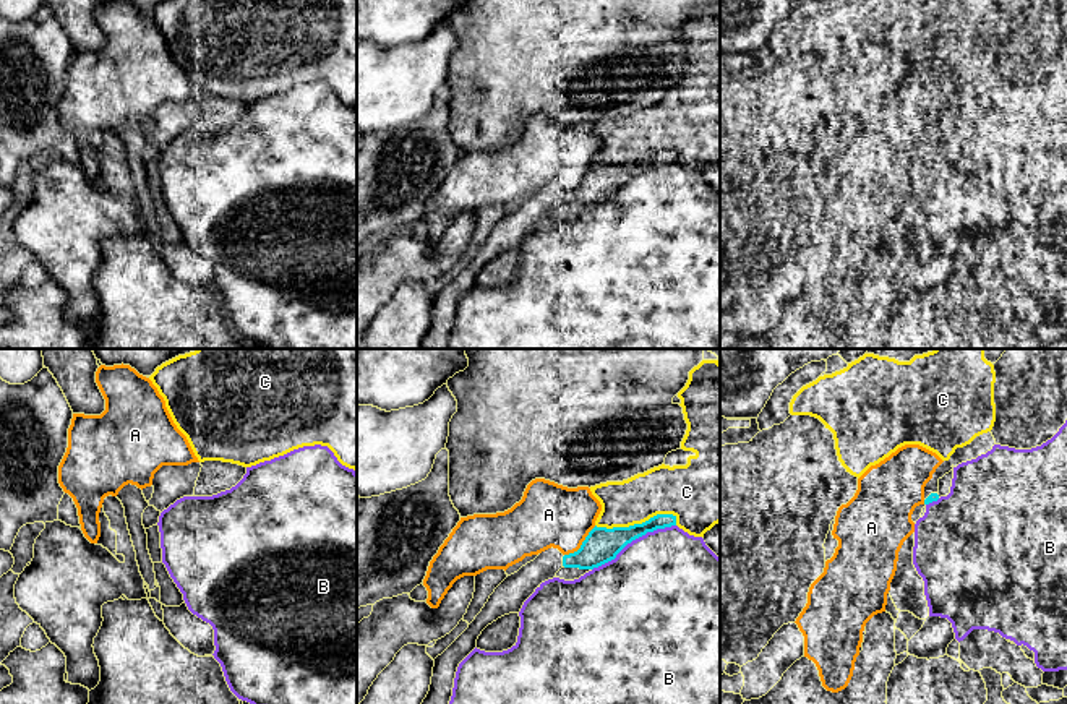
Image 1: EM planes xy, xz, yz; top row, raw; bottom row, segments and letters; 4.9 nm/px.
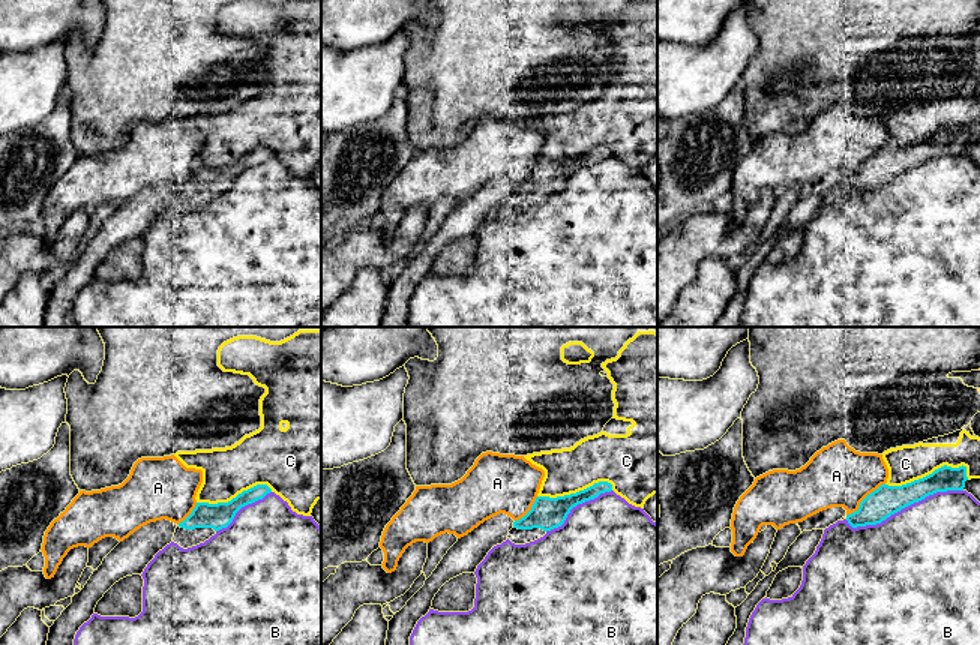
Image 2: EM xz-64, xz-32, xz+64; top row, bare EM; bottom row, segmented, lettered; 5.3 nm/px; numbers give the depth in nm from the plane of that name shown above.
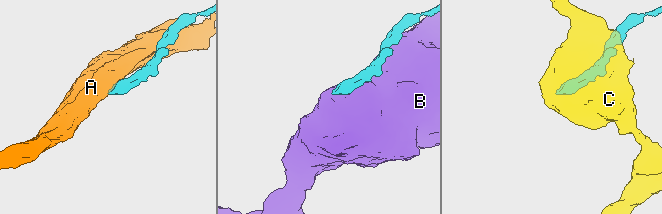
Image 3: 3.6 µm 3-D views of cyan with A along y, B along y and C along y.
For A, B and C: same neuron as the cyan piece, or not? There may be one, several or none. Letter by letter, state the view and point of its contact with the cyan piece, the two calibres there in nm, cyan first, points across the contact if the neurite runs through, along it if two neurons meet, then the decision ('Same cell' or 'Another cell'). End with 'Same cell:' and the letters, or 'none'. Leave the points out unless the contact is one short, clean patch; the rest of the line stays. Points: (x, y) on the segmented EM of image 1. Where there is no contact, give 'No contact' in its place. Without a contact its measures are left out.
A: Touches cyan at xz (582, 544). Thickness 170 nm (cyan) against 320 nm. Another cell
B: Touches cyan at xz (633, 539). Thickness 170 nm (cyan) against 480 nm. Another cell
C: Touches cyan at xz (636, 524). Thickness 170 nm (cyan) against 240 nm. Another cell
Same cell: none

